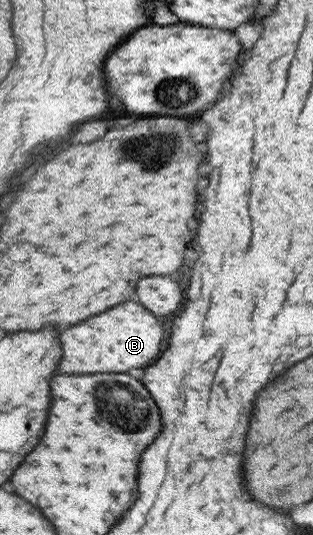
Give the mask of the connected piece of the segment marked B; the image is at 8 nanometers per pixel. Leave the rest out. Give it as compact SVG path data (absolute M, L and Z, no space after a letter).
M129 301L103 315L97 315L81 325L63 333L63 347L67 351L63 359L65 373L127 373L135 367L149 367L159 359L163 343L163 327L159 317L145 305Z

